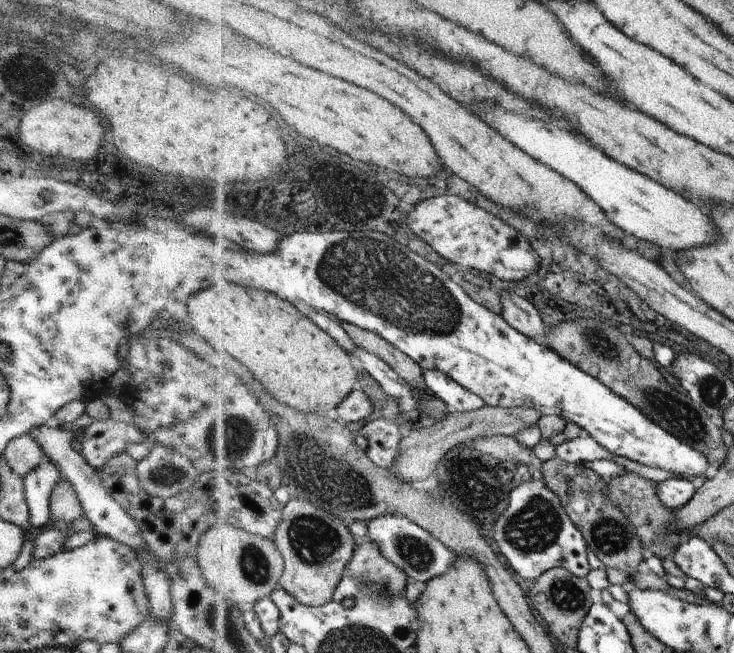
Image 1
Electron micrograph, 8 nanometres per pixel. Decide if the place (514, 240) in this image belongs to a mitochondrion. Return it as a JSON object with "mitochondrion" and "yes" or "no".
{"mitochondrion":"no"}

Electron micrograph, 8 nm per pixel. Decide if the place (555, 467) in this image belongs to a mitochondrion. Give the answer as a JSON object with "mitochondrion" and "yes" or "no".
{"mitochondrion":"no"}

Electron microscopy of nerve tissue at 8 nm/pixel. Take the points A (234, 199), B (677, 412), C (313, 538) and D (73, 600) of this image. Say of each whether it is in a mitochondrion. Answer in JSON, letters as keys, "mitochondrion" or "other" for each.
{"A":"other","B":"mitochondrion","C":"mitochondrion","D":"mitochondrion"}

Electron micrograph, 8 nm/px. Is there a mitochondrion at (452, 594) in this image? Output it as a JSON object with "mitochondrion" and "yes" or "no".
{"mitochondrion":"no"}

